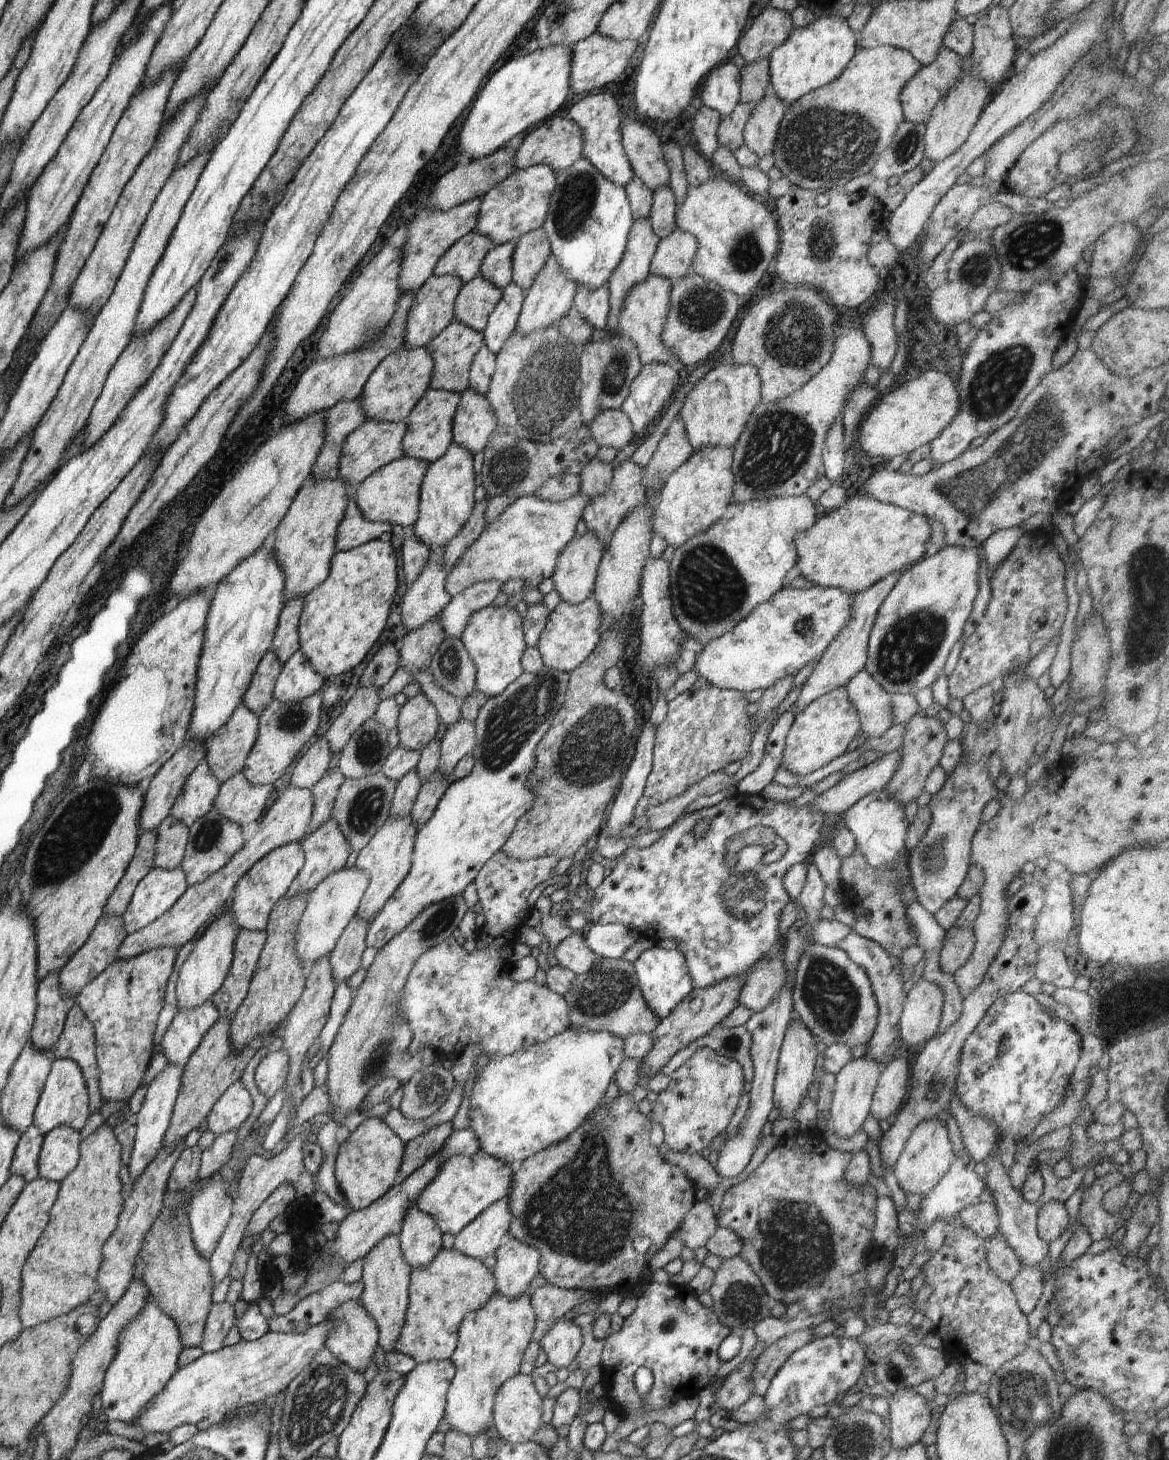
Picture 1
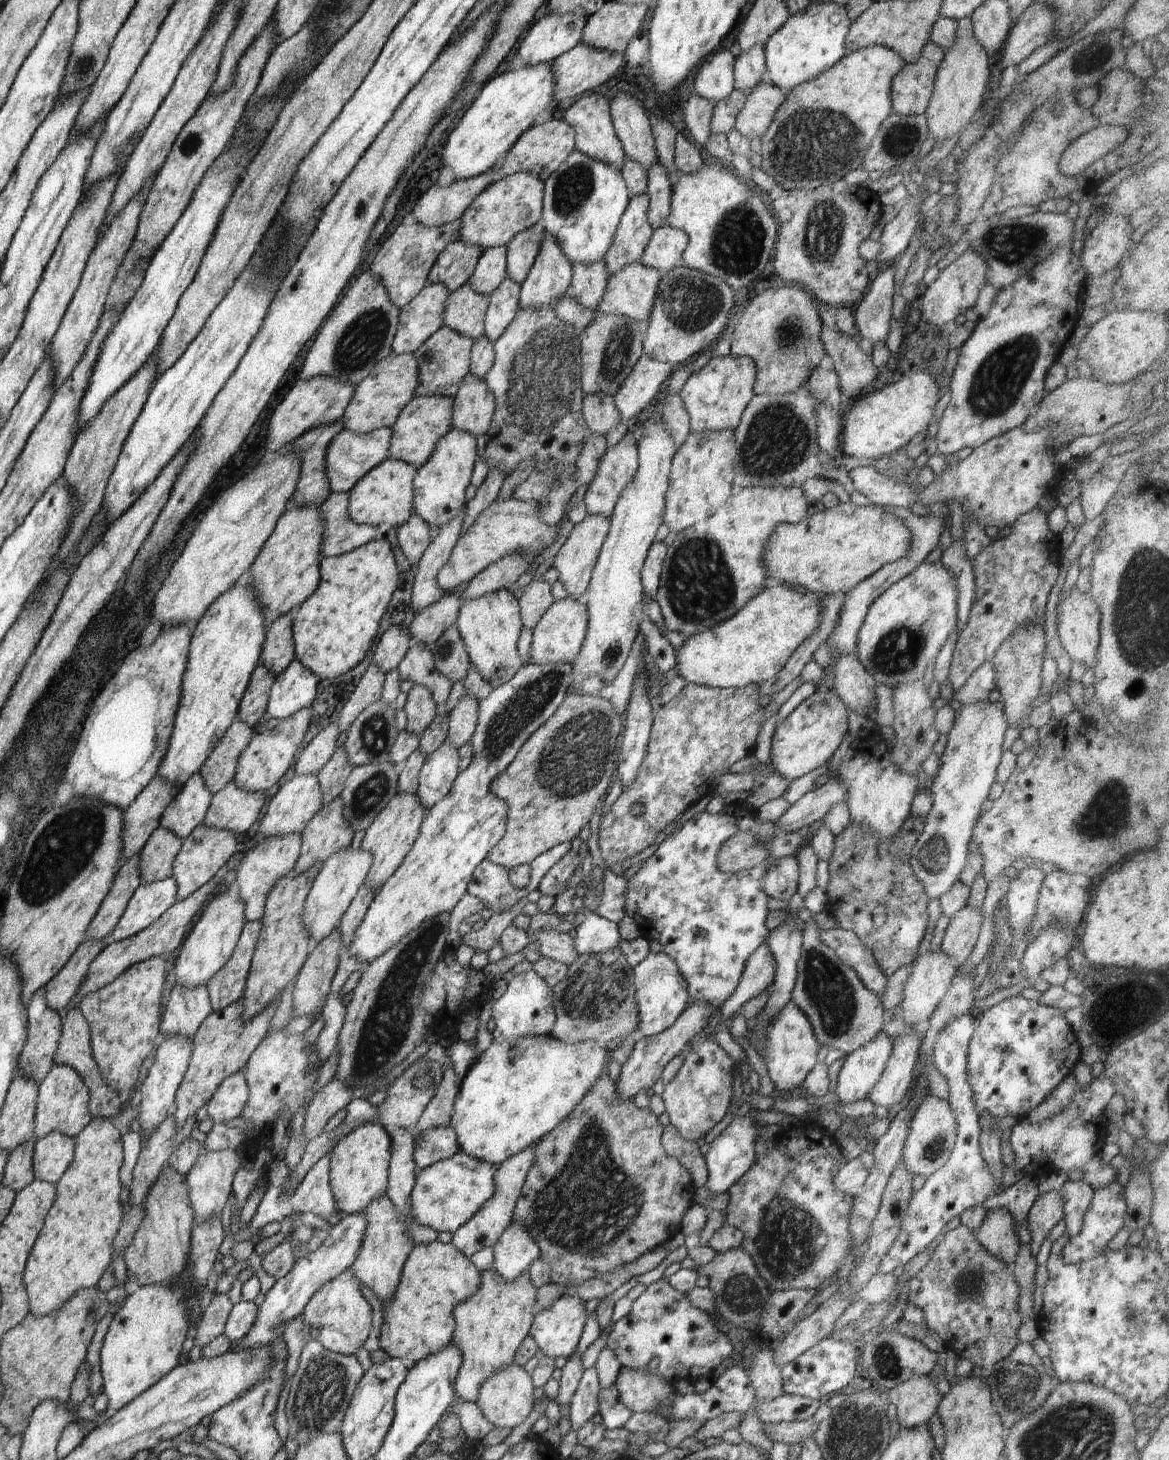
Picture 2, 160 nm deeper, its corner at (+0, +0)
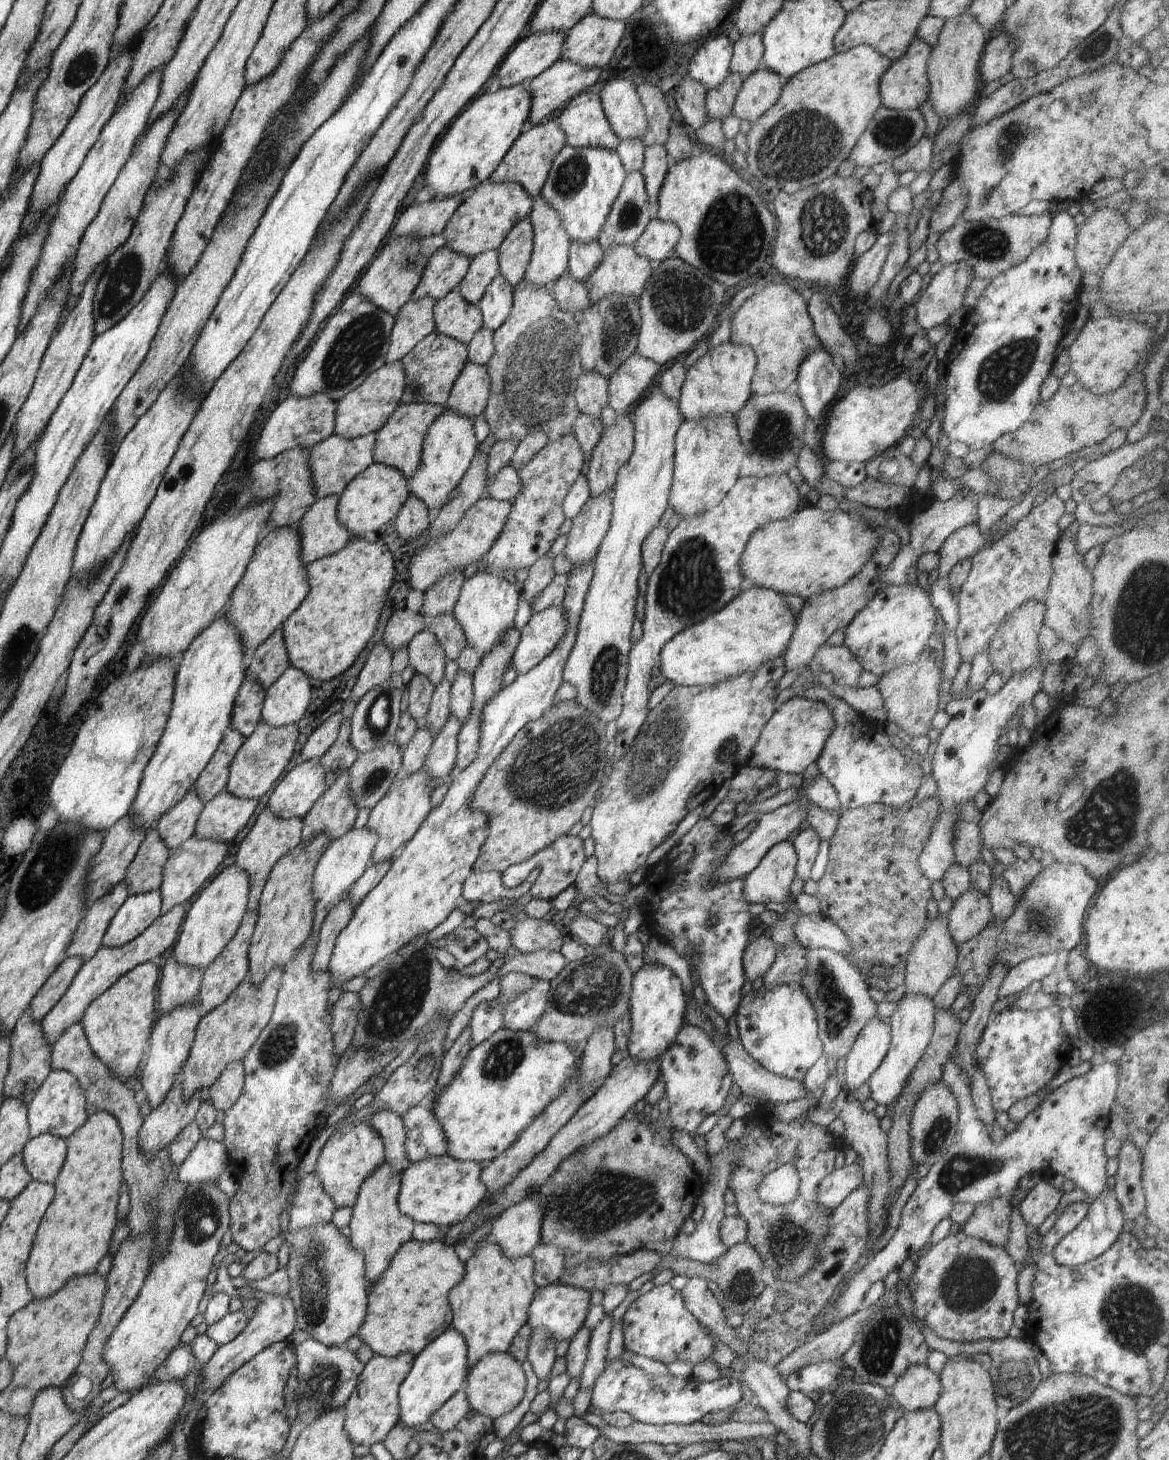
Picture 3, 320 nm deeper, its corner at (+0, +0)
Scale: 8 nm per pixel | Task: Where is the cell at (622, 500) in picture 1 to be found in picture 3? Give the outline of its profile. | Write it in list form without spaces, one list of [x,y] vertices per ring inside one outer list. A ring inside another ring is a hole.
[[[618,414],[616,422],[604,427],[596,446],[591,450],[591,458],[587,464],[587,479],[592,495],[613,490],[618,471],[626,464],[634,448],[634,425],[626,414]]]

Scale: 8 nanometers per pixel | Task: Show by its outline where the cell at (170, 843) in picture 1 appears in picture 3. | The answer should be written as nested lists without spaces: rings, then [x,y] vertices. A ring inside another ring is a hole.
[[[150,829],[141,842],[138,852],[126,869],[125,883],[132,895],[143,895],[159,890],[163,868],[170,850],[157,833]]]

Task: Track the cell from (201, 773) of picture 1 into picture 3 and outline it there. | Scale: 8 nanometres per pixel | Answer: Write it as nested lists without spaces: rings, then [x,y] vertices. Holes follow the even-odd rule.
[[[192,786],[176,806],[161,816],[155,829],[170,851],[195,835],[196,822],[204,806],[202,798],[196,794],[196,786]]]

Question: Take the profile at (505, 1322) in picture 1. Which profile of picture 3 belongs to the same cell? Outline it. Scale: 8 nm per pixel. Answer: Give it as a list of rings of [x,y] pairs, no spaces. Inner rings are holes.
[[[491,1238],[478,1242],[475,1249],[465,1263],[466,1274],[462,1282],[458,1282],[458,1286],[454,1286],[448,1294],[451,1327],[458,1330],[466,1342],[468,1370],[472,1370],[486,1354],[509,1353],[518,1330],[528,1322],[528,1310],[534,1294],[538,1292],[530,1255],[508,1260]]]

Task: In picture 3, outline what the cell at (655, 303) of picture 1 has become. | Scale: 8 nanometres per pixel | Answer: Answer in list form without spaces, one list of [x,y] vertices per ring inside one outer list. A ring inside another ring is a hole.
[[[612,245],[604,250],[601,264],[586,280],[592,303],[609,294],[639,298],[653,271],[654,262],[636,254],[628,245]]]

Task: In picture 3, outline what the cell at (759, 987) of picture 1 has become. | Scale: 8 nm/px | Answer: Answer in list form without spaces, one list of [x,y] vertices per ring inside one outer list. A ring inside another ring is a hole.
[[[765,931],[755,934],[743,954],[745,980],[754,982],[756,978],[764,977],[774,964],[777,952],[777,944],[768,937]]]

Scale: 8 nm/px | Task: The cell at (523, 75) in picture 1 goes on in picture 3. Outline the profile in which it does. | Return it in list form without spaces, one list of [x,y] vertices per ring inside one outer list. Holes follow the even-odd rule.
[[[522,83],[480,96],[448,127],[438,146],[430,153],[424,173],[425,184],[434,192],[434,198],[455,197],[475,189],[498,168],[504,155],[527,127],[531,96],[526,86],[527,83]]]

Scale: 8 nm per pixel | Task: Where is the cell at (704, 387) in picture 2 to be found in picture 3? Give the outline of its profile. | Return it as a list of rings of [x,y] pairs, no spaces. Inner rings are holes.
[[[726,343],[716,348],[709,348],[708,352],[686,372],[678,404],[683,419],[698,422],[700,418],[712,418],[724,414],[737,416],[753,394],[751,383],[756,369],[757,358],[750,346]]]

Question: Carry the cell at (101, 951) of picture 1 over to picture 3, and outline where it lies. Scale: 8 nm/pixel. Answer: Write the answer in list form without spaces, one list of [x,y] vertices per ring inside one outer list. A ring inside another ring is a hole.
[[[66,957],[56,970],[44,982],[41,990],[34,996],[30,1002],[29,1010],[32,1012],[30,1016],[34,1018],[34,1022],[41,1022],[52,1010],[60,998],[66,994],[66,990],[70,988],[73,978],[77,976],[77,972],[84,963],[78,957]]]

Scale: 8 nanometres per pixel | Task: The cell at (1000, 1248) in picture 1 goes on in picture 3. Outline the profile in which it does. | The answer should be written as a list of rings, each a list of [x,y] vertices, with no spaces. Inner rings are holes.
[[[992,1198],[974,1208],[974,1214],[966,1220],[961,1232],[969,1237],[984,1240],[996,1248],[1005,1249],[1010,1232],[1012,1202],[1004,1198]]]

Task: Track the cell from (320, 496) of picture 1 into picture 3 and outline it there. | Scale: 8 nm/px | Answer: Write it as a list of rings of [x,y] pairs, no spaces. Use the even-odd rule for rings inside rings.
[[[296,526],[270,528],[259,541],[246,568],[246,573],[234,590],[226,616],[242,634],[242,644],[248,657],[265,642],[302,605],[310,584],[306,564],[300,558],[300,534]]]

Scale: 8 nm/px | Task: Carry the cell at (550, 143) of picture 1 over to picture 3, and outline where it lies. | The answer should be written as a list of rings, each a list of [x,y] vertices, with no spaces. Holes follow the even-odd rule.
[[[550,119],[546,124],[540,123],[533,127],[526,127],[524,132],[517,138],[510,150],[504,155],[498,168],[489,176],[491,183],[518,183],[526,194],[533,199],[541,194],[542,187],[546,182],[549,170],[558,153],[566,142],[564,131],[556,121]]]

